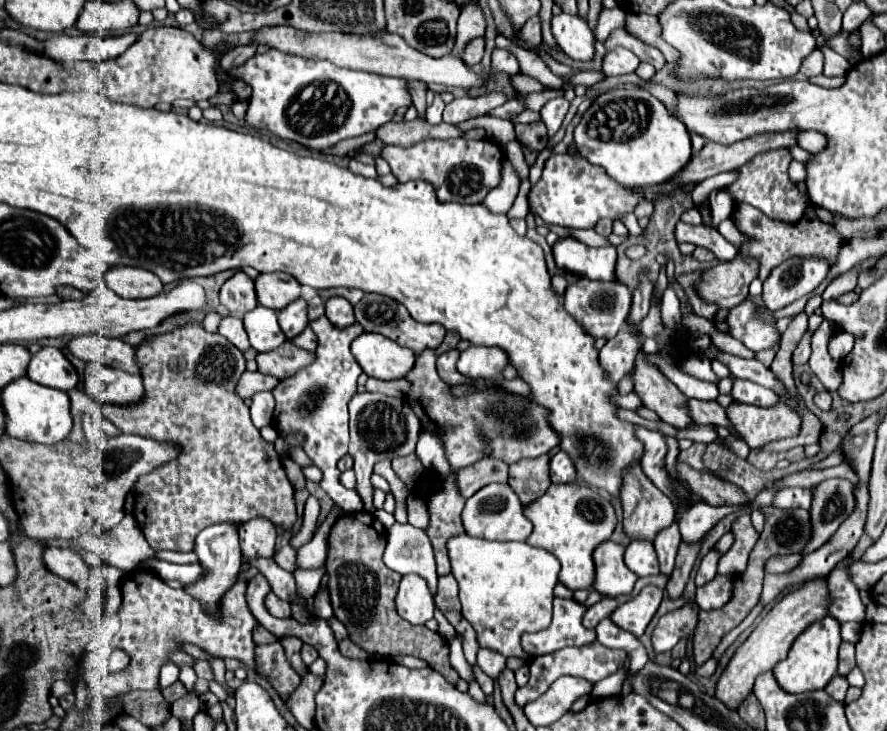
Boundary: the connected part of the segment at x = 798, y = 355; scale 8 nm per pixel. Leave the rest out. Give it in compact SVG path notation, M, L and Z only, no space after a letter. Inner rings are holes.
M806 331L804 337L798 341L798 347L794 349L794 355L792 355L792 363L794 365L808 363L808 357L810 357L810 337L812 337L812 331Z

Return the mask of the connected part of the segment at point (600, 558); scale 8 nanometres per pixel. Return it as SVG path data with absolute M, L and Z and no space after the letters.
M604 541L592 551L594 585L592 589L604 597L628 595L634 589L636 575L624 565L624 547L614 541Z

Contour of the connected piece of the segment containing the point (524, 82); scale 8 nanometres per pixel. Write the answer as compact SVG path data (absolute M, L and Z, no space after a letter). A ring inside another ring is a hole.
M524 74L510 76L510 83L512 87L514 87L514 90L522 93L540 92L549 88L534 78Z

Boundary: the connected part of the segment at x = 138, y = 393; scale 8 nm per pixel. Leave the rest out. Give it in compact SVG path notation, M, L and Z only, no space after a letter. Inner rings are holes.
M88 363L84 371L84 391L102 405L136 405L144 399L144 385L138 375Z

